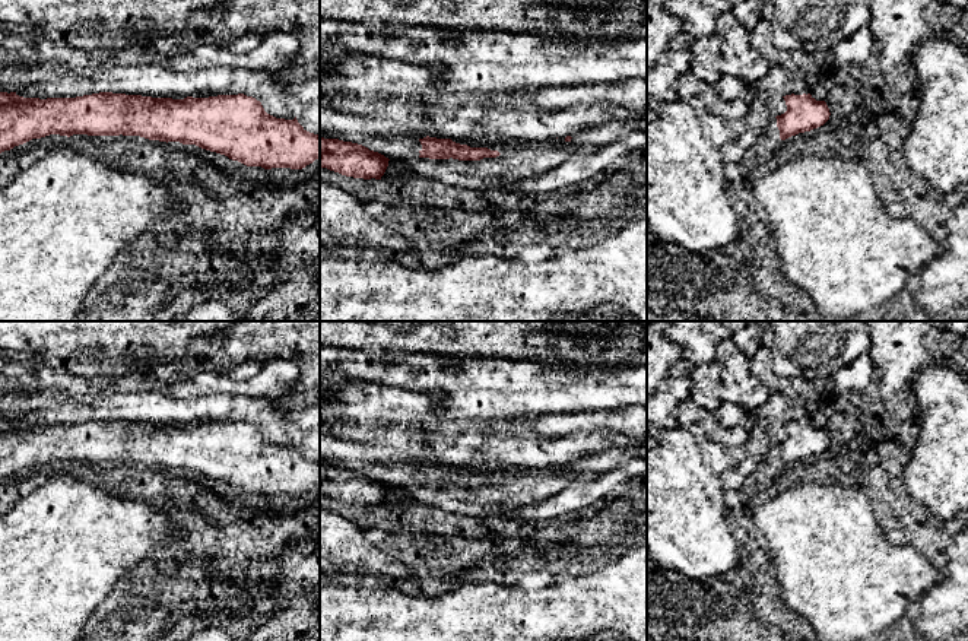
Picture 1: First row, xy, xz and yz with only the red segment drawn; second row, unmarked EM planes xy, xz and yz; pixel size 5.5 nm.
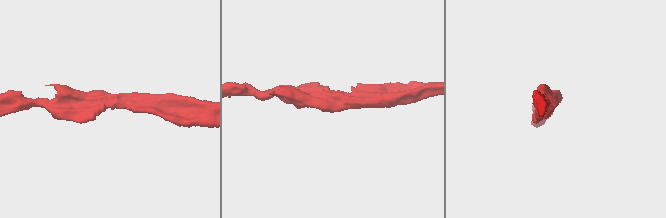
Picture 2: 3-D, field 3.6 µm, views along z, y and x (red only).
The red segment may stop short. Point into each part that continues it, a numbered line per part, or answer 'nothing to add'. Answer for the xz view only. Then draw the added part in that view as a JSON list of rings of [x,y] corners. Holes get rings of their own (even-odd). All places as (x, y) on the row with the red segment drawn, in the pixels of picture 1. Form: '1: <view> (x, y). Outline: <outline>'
nothing to add

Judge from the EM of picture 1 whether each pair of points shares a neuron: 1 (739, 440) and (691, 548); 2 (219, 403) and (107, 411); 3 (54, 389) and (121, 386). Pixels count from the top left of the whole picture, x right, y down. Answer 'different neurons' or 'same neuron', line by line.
1: different neurons
2: same neuron
3: same neuron

